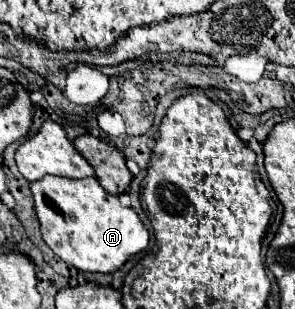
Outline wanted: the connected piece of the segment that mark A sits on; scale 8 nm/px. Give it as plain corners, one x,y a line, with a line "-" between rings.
43,176
31,182
31,192
45,244
61,260
81,272
115,272
149,246
149,232
137,212
121,206
119,198
107,194
97,178
71,180

